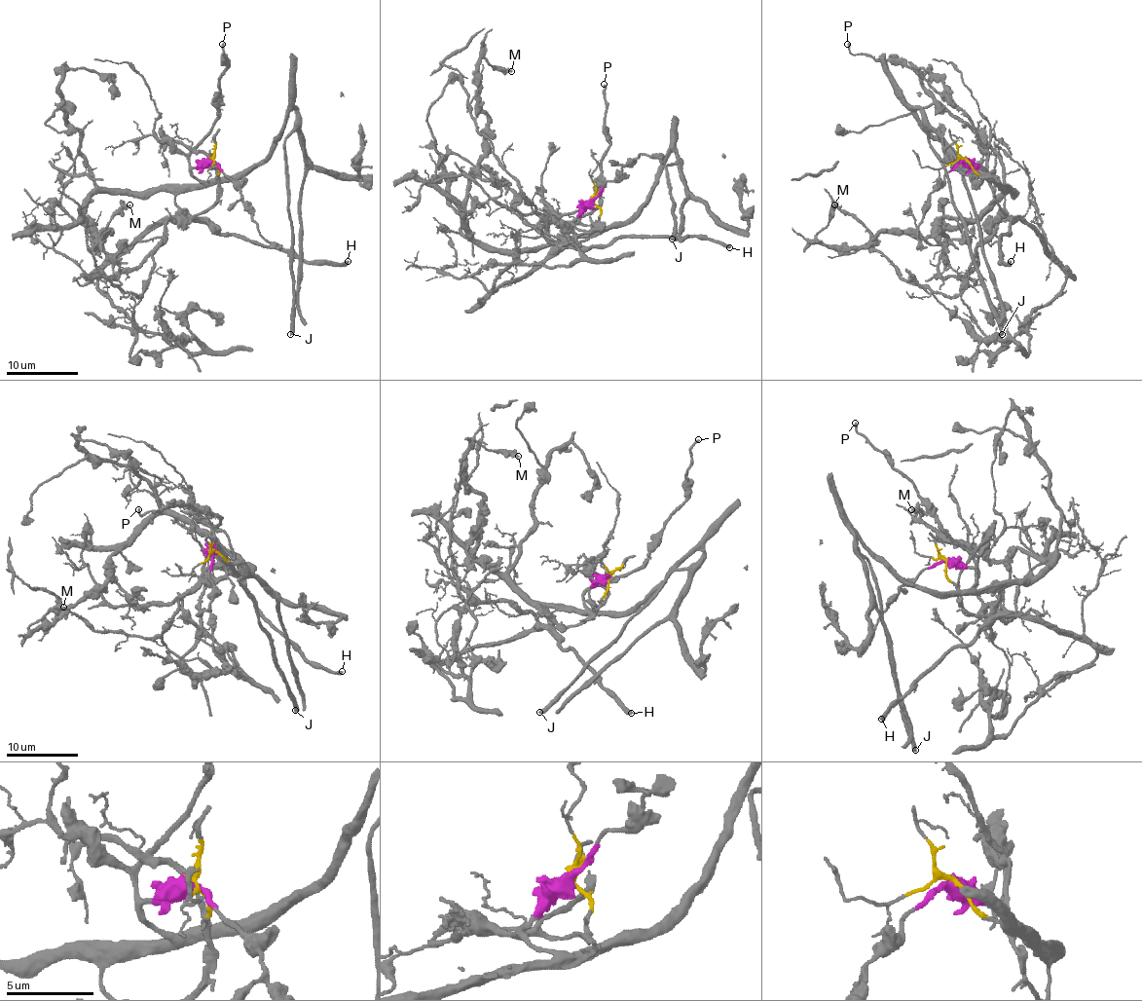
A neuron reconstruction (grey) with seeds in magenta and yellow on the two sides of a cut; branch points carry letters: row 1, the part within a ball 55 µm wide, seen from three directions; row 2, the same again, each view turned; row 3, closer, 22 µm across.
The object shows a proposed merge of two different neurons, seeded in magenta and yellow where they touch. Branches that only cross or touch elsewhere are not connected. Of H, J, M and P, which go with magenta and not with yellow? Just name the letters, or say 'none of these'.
J, M, P

